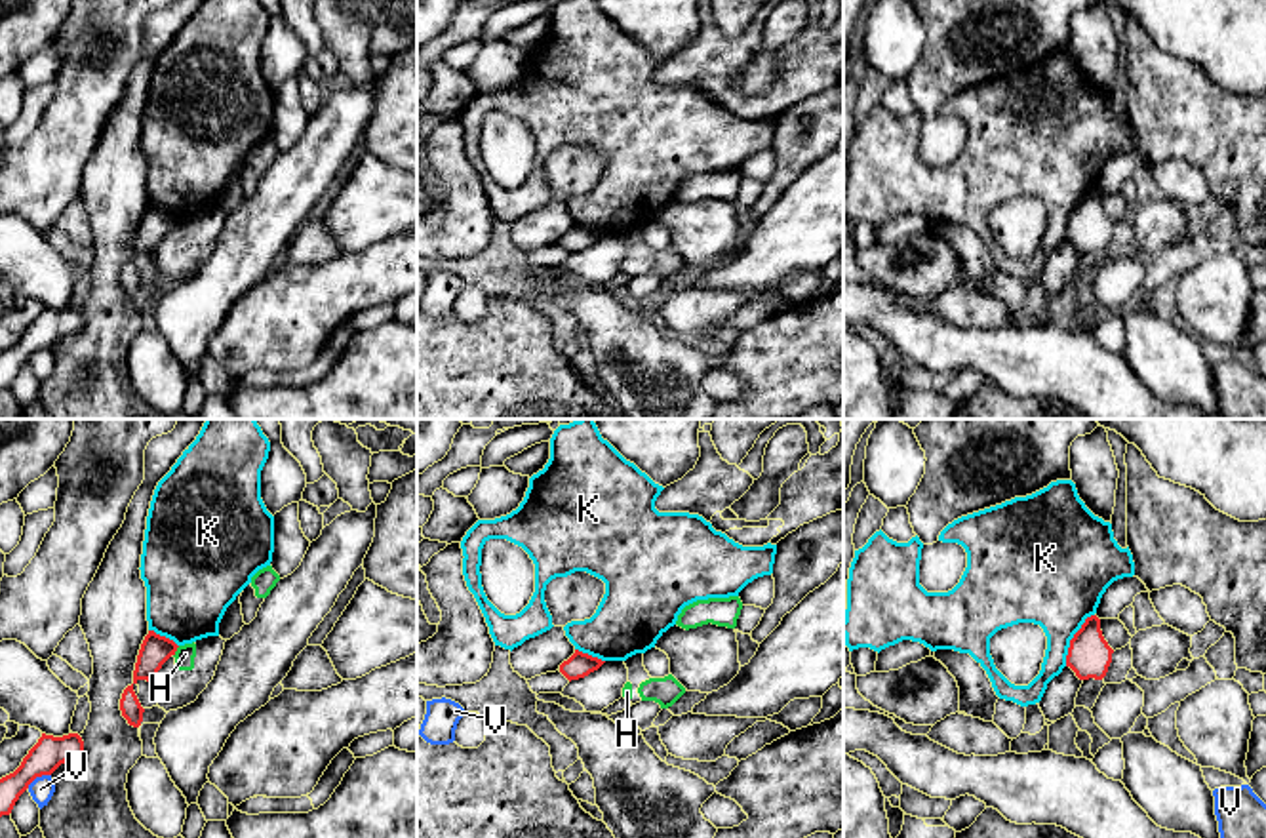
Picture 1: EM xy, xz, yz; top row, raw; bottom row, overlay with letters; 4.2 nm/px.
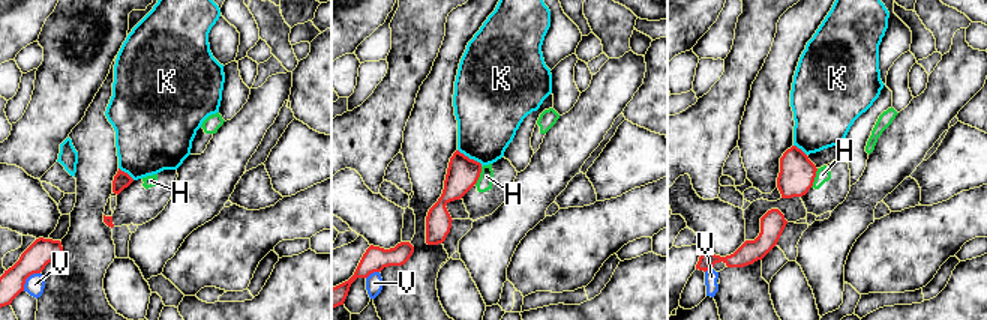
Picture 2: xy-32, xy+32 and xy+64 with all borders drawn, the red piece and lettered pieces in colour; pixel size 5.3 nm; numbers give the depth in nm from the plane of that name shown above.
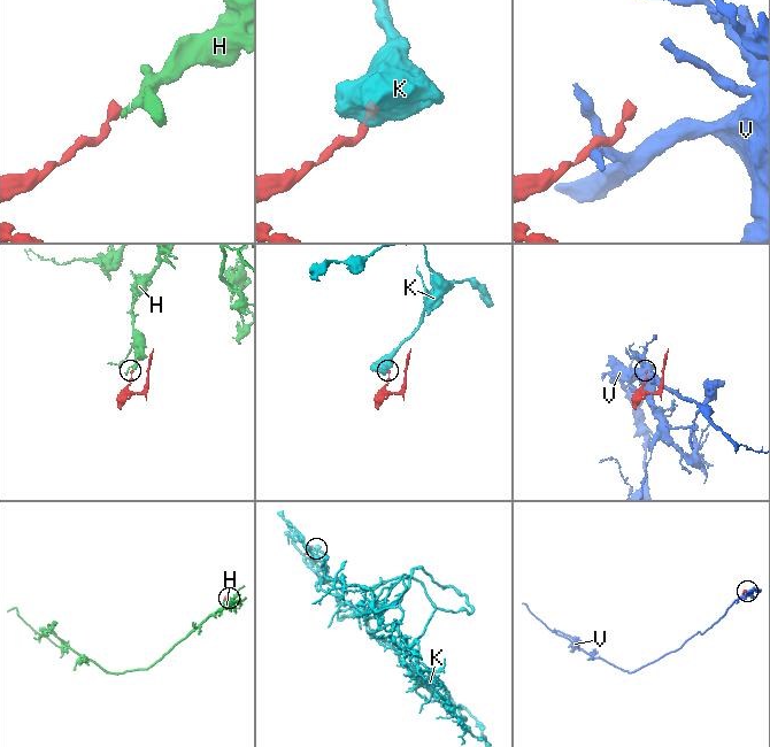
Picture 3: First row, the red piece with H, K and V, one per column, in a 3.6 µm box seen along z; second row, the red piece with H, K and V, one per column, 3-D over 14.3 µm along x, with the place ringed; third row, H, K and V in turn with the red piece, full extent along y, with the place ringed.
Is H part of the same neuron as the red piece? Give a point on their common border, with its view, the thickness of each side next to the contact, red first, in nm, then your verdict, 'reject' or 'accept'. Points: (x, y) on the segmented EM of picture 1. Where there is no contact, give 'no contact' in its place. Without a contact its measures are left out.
meets red in xy at (176, 650); 130 nm thick on the red side, 80 nm on the other; reject

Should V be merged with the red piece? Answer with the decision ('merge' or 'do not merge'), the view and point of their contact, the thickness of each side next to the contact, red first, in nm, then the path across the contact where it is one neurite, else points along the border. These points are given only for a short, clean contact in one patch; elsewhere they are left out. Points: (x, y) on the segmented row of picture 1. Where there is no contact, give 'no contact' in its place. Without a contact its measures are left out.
do not merge; contact xy (39, 776); calibres 140 and 100 nm; border xy (50, 774), (39, 776), (27, 787)

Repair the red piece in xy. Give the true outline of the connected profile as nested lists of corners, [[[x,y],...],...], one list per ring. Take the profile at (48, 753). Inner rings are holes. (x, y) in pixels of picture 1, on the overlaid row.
[[[42,733],[38,743],[23,758],[21,766],[0,779],[0,817],[10,815],[19,796],[42,775],[51,775],[61,764],[84,756],[84,741],[78,733],[53,737]]]

